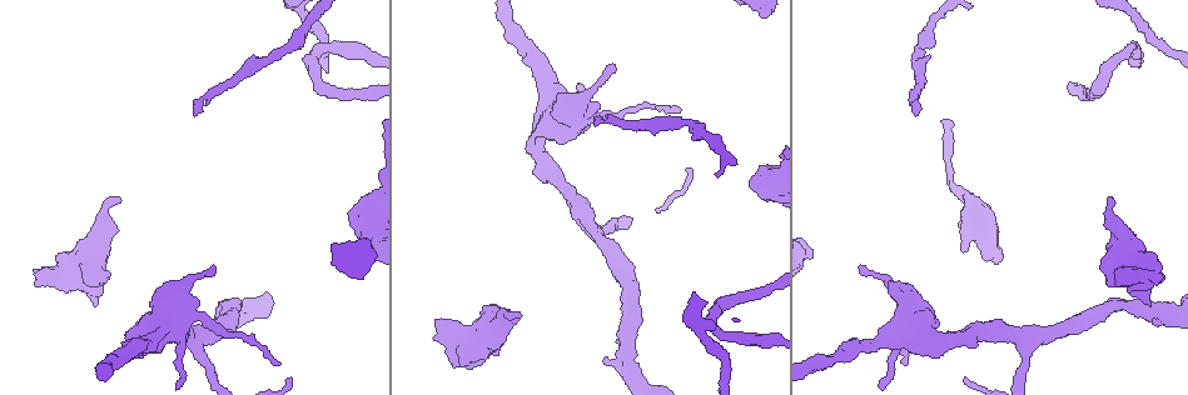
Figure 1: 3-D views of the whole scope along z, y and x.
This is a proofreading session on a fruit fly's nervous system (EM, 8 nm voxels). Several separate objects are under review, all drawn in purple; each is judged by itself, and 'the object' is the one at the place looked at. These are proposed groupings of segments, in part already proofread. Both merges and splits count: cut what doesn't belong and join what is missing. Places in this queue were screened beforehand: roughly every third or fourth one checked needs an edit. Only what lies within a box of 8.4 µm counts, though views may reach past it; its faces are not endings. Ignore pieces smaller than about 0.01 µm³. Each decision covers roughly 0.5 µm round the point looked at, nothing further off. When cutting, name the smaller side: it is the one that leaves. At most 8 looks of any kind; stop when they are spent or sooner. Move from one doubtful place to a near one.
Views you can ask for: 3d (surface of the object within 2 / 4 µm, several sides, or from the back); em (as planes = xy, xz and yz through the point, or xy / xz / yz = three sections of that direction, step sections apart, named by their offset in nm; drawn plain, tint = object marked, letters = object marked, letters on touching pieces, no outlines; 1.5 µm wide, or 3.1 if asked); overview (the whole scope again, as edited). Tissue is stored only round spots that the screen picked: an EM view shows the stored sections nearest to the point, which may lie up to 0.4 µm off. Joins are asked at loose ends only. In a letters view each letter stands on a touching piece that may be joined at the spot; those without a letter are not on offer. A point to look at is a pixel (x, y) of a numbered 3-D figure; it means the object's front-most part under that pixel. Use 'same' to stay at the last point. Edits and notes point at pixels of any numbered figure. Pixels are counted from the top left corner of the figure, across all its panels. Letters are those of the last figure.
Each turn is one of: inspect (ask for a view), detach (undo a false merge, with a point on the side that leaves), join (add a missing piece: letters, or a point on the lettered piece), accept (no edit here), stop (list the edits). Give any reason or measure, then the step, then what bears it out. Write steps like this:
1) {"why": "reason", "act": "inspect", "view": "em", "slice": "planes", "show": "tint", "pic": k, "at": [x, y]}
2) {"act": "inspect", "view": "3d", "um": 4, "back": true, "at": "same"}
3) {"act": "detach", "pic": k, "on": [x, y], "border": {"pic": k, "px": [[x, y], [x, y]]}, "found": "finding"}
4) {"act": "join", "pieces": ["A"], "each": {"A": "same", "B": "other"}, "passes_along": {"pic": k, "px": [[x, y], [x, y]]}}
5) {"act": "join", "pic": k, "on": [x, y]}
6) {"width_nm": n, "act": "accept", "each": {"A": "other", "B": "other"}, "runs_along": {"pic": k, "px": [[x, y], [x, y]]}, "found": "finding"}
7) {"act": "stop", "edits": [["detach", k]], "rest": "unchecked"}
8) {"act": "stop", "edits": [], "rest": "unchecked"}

{"why": "thick end", "act": "inspect", "view": "em", "slice": "xz", "step": 8, "show": "letters", "pic": 1, "at": [1120, 286]}

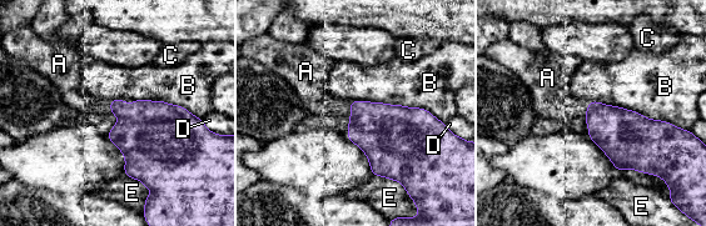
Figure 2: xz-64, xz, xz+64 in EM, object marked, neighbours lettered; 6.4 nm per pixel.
{"why": "another direction", "act": "inspect", "view": "em", "slice": "planes", "show": "letters", "at": "same"}

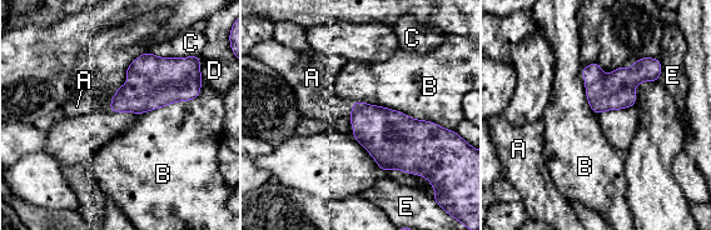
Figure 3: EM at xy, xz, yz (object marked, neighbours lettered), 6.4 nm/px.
{"act": "join", "pic": 3, "on": [76, 106], "each": {"A": "same", "B": "other", "C": "other", "D": "other", "E": "other"}, "passes_along": {"pic": 3, "px": [[147, 89], [110, 103], [76, 106]]}, "found": "it goes on there"}

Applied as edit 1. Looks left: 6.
{"act": "inspect", "view": "overview"}

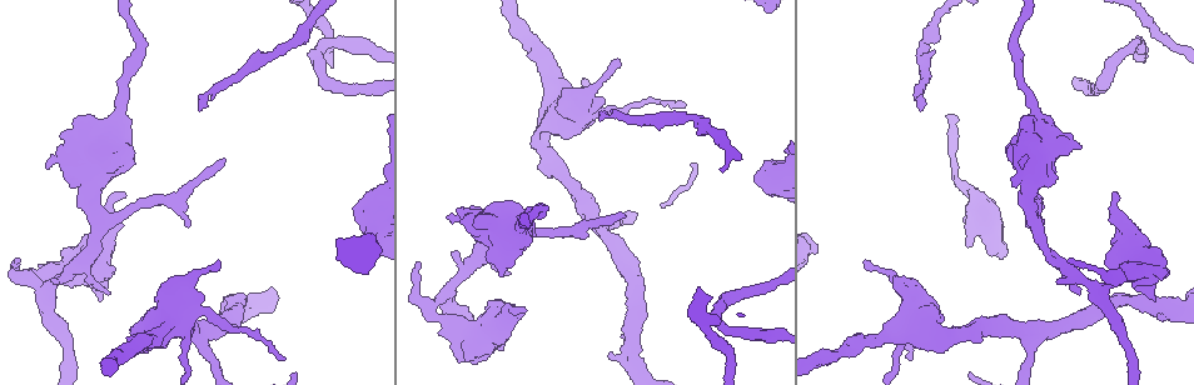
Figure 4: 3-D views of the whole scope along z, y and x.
{"why": "an open end", "act": "inspect", "view": "3d", "um": 4, "back": true, "pic": 4, "at": [610, 352]}

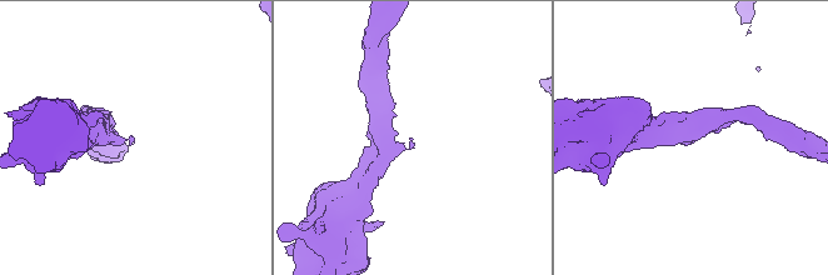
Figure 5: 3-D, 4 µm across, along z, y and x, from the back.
{"act": "inspect", "view": "em", "slice": "yz", "step": 8, "show": "tint", "pic": 5, "at": [411, 139]}

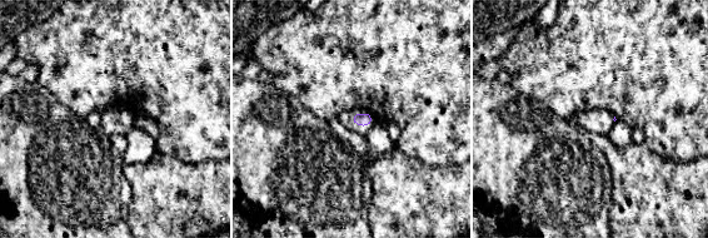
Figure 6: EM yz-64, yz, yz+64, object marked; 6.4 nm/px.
{"why": "cut it another way", "act": "inspect", "view": "em", "slice": "planes", "show": "letters", "at": "same"}

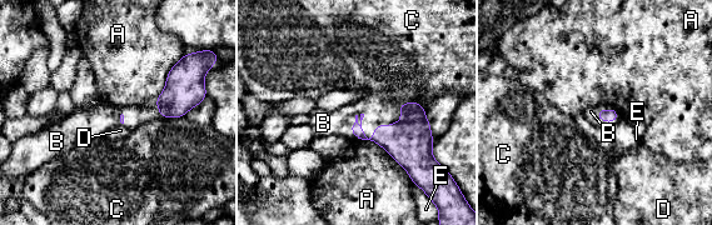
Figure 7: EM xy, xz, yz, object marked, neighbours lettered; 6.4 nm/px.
{"act": "join", "pic": 7, "on": [338, 123], "each": {"A": "other", "B": "same", "C": "other", "D": "other", "E": "other"}, "passes_along": {"pic": 7, "px": [[409, 141], [376, 128], [338, 123]]}, "found": "it goes on there"}

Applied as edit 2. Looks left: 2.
{"why": "redraw", "act": "inspect", "view": "overview"}

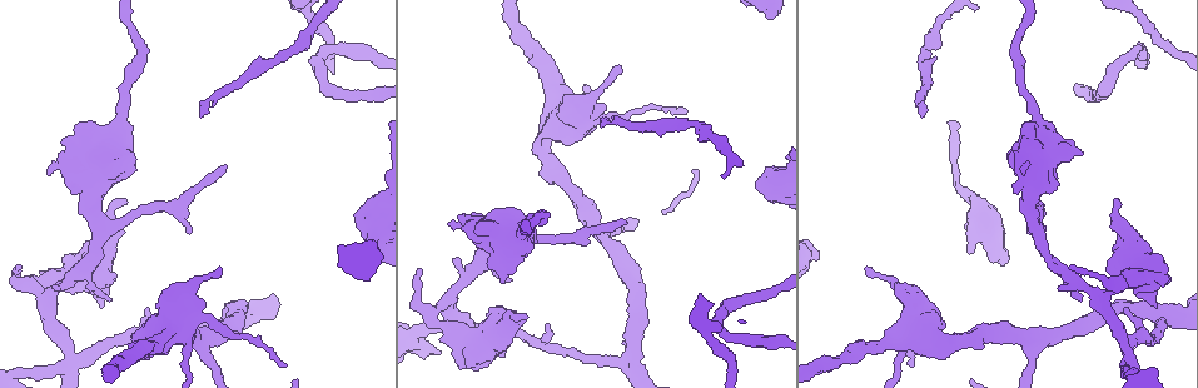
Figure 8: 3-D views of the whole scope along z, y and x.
{"why": "calibre changes", "act": "inspect", "view": "em", "slice": "planes", "show": "letters", "pic": 8, "at": [508, 326]}

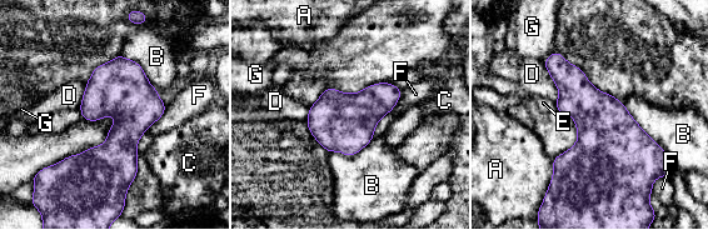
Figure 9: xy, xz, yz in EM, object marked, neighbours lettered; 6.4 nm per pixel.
{"act": "accept", "each": {"A": "other", "B": "other", "C": "other", "D": "other", "E": "other", "F": "other", "G": "other"}, "border": {"pic": 9, "px": [[166, 106], [164, 113], [145, 130]]}, "found": "all the same cell"}

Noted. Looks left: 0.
{"act": "stop", "edits": [["join", 3], ["join", 7]], "rest": "unchecked"}

